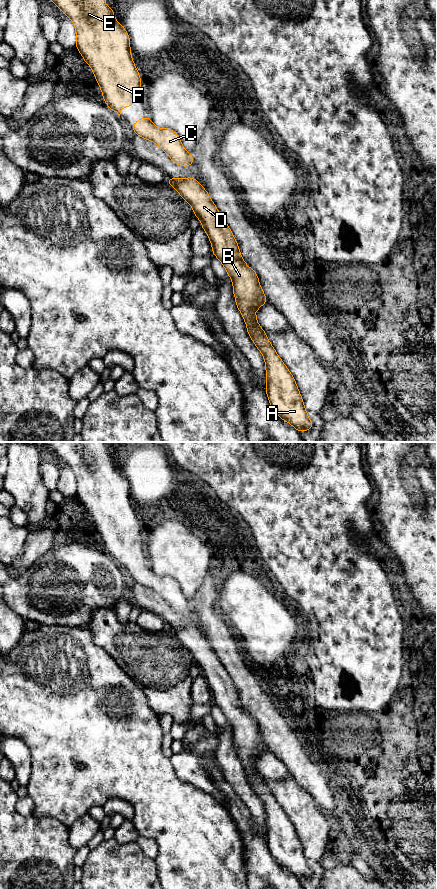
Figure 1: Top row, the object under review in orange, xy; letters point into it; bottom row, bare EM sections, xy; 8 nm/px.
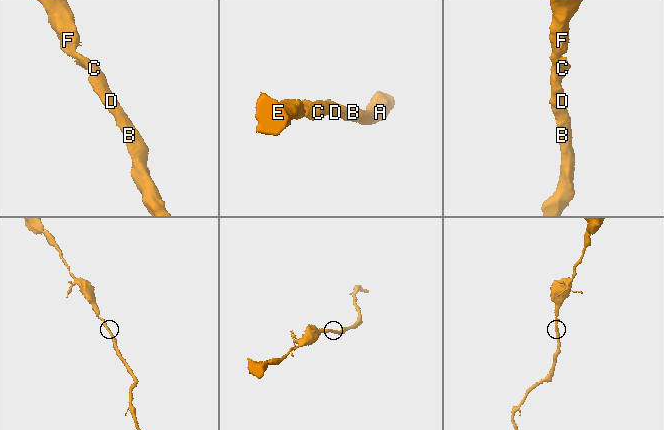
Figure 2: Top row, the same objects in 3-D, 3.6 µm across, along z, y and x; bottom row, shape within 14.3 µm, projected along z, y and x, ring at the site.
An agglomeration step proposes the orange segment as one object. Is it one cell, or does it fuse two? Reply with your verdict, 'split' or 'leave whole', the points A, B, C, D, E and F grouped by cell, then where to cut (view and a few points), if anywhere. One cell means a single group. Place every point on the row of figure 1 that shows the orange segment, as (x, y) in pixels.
leave whole; A B C D E F; no cut

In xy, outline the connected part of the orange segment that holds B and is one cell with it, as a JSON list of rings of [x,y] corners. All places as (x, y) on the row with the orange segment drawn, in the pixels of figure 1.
[[[193,177],[167,178],[192,207],[200,220],[216,256],[233,282],[233,295],[246,323],[248,335],[264,357],[266,394],[273,411],[298,432],[313,428],[295,379],[276,353],[266,332],[257,323],[257,310],[268,300],[259,284],[257,273],[243,260],[239,246],[226,221],[207,191]]]

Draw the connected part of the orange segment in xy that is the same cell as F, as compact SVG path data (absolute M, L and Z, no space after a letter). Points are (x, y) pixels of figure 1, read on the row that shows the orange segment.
M51 0L74 23L76 29L76 48L84 61L92 68L93 74L103 94L103 101L119 116L122 107L132 107L137 91L144 91L141 78L131 57L130 38L125 28L117 22L112 8L105 5L105 0Z

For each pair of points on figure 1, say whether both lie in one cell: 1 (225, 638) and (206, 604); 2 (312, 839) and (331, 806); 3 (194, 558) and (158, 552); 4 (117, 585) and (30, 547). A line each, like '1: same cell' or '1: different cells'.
1: same cell
2: different cells
3: same cell
4: different cells

